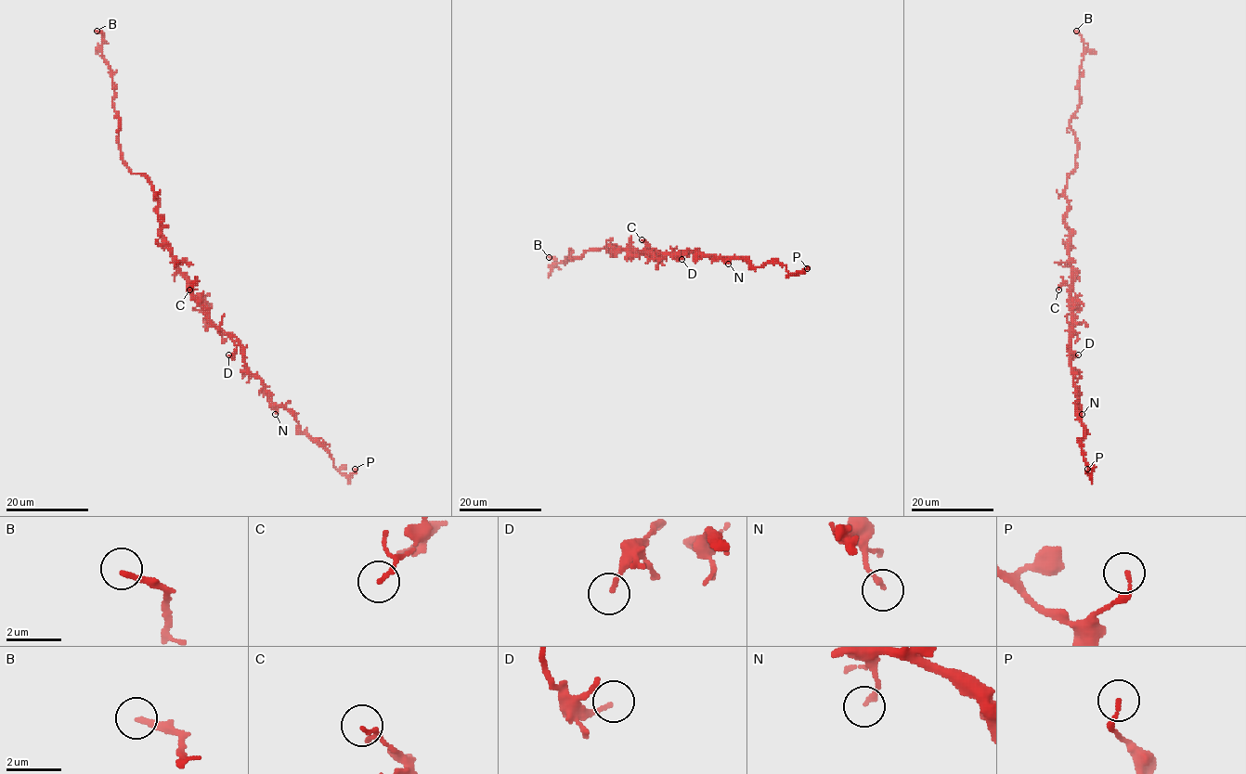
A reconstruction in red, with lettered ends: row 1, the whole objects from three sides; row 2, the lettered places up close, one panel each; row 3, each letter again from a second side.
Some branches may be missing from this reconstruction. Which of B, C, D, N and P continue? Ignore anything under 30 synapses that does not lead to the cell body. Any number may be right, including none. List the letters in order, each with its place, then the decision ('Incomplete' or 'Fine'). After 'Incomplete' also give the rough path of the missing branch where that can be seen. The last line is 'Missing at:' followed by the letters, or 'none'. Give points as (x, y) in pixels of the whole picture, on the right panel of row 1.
B: Place: (1076, 31). Incomplete. Course of what is missing: (1076, 31), (1059, 24), (1062, 22), (1056, 14)
C: Place: (1058, 290). Fine
D: Place: (1078, 354). Fine
N: Place: (1082, 414). Fine
P: Place: (1087, 469). Fine
Missing at: B

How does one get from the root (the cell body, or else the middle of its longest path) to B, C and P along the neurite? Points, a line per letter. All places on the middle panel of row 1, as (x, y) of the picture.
B: (637, 255), (606, 246), (587, 250), (574, 259), (572, 251), (566, 263), (556, 265), (549, 257)
C: (637, 255), (648, 246), (642, 239)
P: (637, 255), (696, 251), (723, 259), (746, 258), (754, 266), (777, 263), (790, 273), (807, 268)

